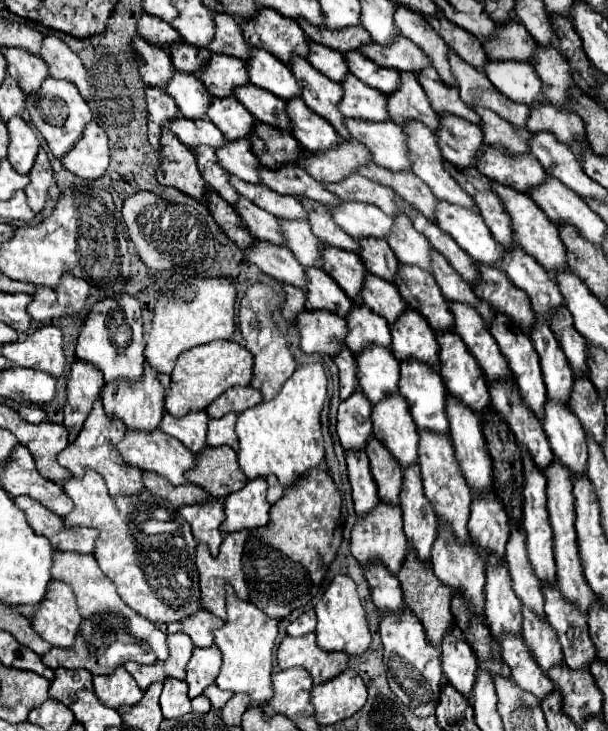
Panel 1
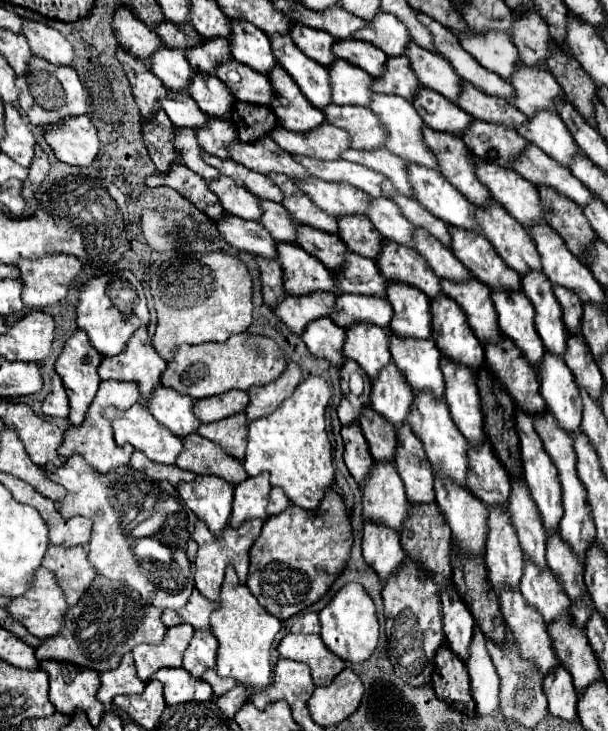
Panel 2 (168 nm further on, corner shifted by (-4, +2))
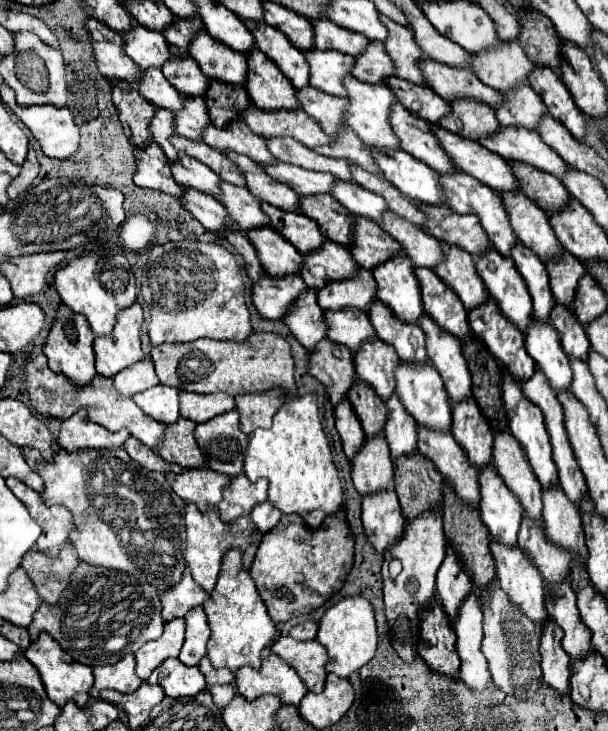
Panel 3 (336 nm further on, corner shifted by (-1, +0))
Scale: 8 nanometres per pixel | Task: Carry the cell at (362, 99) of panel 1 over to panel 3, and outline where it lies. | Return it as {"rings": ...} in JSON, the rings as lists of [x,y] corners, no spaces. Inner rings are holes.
{"rings":[[[301,51],[309,65],[309,83],[329,95],[345,97],[343,77],[351,73],[355,59],[351,55],[343,55],[341,51]]]}

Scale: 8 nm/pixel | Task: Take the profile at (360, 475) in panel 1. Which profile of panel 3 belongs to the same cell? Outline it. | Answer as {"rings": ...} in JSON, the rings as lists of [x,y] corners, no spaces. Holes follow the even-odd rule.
{"rings":[[[347,399],[337,403],[337,407],[335,407],[335,425],[343,439],[345,455],[347,455],[347,459],[351,459],[365,443],[365,433],[361,429],[359,417],[355,415],[355,411]]]}

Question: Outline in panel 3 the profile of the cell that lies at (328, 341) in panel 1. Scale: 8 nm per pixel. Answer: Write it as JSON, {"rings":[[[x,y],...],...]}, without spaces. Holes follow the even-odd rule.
{"rings":[[[263,275],[259,283],[253,283],[253,303],[263,317],[281,319],[287,313],[287,307],[305,289],[307,285],[299,275],[287,275],[287,279],[271,279],[271,275]]]}

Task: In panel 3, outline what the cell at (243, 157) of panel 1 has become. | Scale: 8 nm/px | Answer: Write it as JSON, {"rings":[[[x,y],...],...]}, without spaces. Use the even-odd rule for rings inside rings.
{"rings":[[[183,99],[183,111],[179,111],[179,115],[175,115],[175,131],[187,139],[199,141],[203,129],[209,125],[209,115],[207,115],[207,107],[203,99]]]}

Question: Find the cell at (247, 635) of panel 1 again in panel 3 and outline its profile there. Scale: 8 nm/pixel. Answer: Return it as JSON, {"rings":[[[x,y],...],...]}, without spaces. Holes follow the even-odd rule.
{"rings":[[[229,549],[223,555],[219,581],[215,589],[209,593],[207,603],[203,603],[203,609],[211,627],[211,637],[207,643],[207,657],[211,659],[211,663],[215,667],[227,667],[231,671],[237,671],[243,665],[259,669],[261,651],[275,637],[275,623],[267,615],[267,607],[255,589],[249,569],[245,569],[241,563],[239,549]]]}

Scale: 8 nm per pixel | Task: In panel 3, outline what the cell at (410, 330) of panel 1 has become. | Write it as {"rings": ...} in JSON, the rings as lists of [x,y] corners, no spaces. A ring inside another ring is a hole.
{"rings":[[[403,253],[399,259],[391,259],[391,263],[375,267],[373,277],[377,281],[377,299],[383,301],[401,321],[419,323],[423,307],[411,259]]]}

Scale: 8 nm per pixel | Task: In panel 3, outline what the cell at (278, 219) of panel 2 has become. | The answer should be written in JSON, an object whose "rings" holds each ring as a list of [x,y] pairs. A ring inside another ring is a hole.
{"rings":[[[219,183],[219,201],[227,207],[227,213],[235,223],[239,223],[239,231],[249,231],[253,227],[269,225],[269,217],[261,211],[261,201],[255,199],[245,187],[235,187],[231,183]]]}

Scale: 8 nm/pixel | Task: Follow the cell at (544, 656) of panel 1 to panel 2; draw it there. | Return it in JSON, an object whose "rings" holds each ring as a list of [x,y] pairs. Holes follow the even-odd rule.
{"rings":[[[526,561],[524,565],[524,575],[518,585],[522,597],[530,607],[534,607],[546,625],[554,623],[562,615],[566,615],[570,601],[562,593],[558,581],[550,573],[550,569],[540,571],[532,561]]]}

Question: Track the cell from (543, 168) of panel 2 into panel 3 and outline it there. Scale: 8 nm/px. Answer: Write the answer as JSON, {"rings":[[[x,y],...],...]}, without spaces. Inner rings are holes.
{"rings":[[[503,127],[499,135],[491,135],[491,139],[479,139],[479,143],[503,159],[529,163],[555,177],[563,177],[567,171],[565,161],[541,141],[539,133],[523,127]]]}

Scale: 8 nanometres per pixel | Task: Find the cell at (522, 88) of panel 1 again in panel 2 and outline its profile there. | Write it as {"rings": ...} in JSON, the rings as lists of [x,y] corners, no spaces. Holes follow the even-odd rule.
{"rings":[[[486,33],[486,35],[466,35],[460,37],[462,47],[476,57],[476,61],[494,71],[504,81],[510,81],[516,67],[520,65],[520,53],[506,33]]]}

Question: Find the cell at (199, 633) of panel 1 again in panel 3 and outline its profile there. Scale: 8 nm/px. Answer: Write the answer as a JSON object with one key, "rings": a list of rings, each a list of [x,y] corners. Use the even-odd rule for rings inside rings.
{"rings":[[[189,569],[183,571],[183,577],[177,585],[169,587],[167,591],[163,591],[161,595],[161,603],[163,603],[163,619],[171,621],[177,617],[183,617],[191,607],[203,605],[203,601],[209,597],[207,591],[203,591],[203,587],[199,587]]]}

